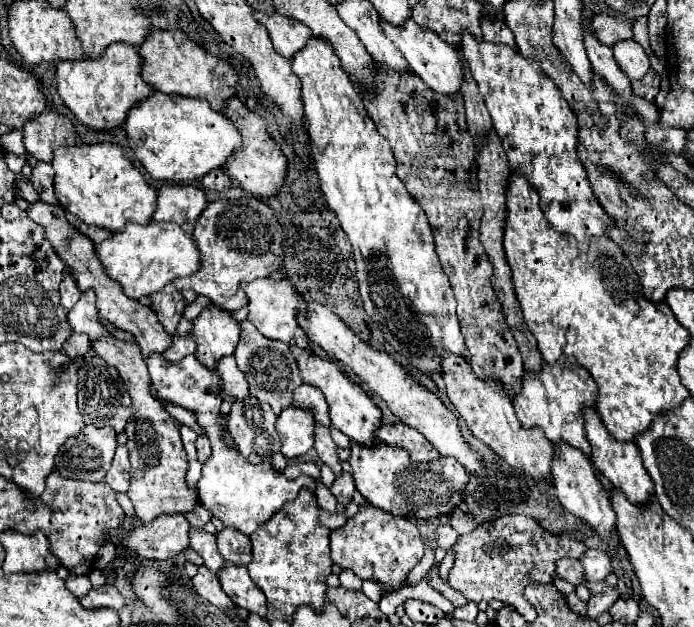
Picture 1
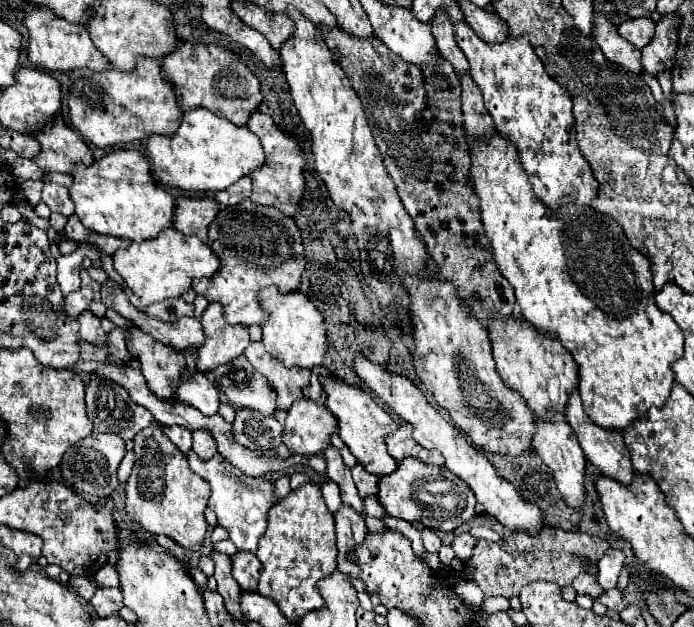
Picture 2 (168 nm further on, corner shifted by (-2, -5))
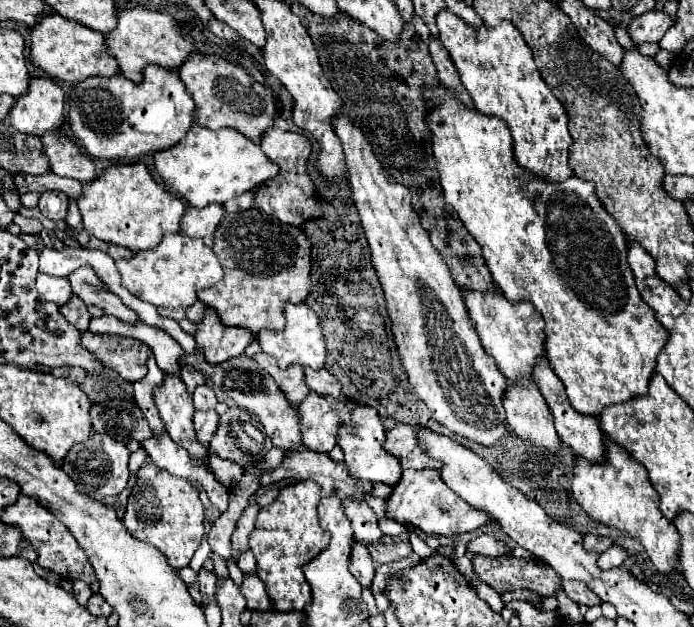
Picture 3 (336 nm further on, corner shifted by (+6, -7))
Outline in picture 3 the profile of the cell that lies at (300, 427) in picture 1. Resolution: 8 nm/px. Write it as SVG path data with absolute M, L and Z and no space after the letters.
M308 393L308 397L296 405L296 411L300 413L302 445L318 453L328 453L336 445L340 423L350 421L350 409L344 399L326 399L314 393Z

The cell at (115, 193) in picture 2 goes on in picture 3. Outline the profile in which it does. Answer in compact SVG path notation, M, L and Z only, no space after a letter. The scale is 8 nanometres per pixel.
M142 161L136 163L114 163L106 167L96 179L84 183L82 195L78 197L78 209L82 213L84 229L114 245L128 247L132 251L152 249L158 245L164 233L178 233L180 219L184 215L184 203L166 193L148 173Z

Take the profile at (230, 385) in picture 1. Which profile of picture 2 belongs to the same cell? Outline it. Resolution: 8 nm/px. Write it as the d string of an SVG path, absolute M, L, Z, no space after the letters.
M240 355L226 365L218 365L206 373L208 381L220 391L220 399L234 409L254 409L266 417L276 413L276 395L270 383L250 365L250 361Z

